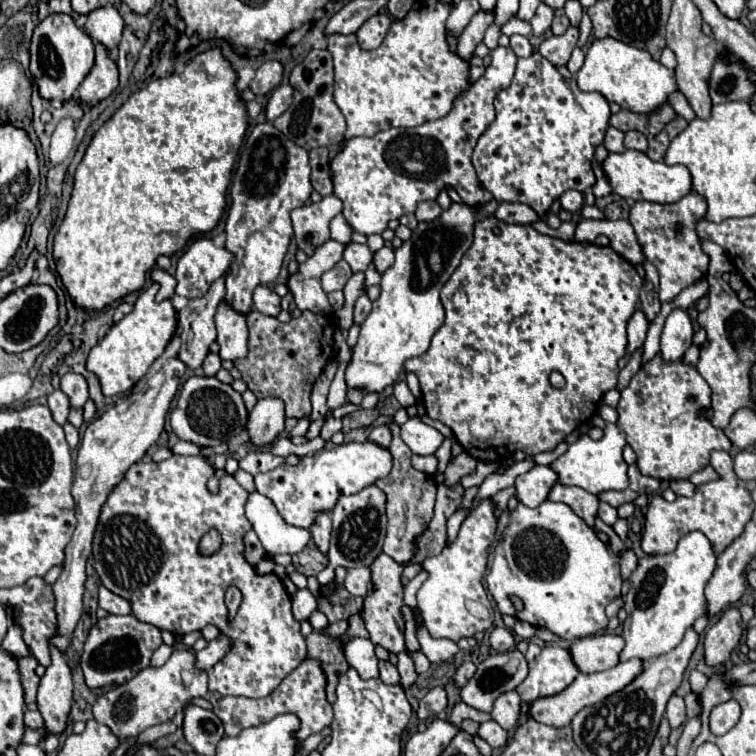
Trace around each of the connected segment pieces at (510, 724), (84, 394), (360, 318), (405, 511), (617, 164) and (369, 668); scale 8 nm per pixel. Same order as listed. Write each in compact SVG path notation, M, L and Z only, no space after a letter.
M508 692L502 694L496 702L494 702L494 710L492 710L492 720L496 720L504 730L514 730L520 718L520 696L516 692Z
M74 372L64 374L60 382L60 390L68 394L72 408L82 408L84 402L88 400L88 384L86 384L86 378L80 374L74 374Z
M360 296L354 306L354 324L362 324L370 314L370 308L372 308L372 302L368 300L368 296Z
M392 426L392 444L390 452L394 456L394 466L388 478L376 480L376 486L380 486L388 494L388 532L384 542L384 552L392 556L398 564L408 564L418 554L416 540L422 536L422 532L428 528L432 514L434 514L434 502L436 502L436 482L424 472L418 472L412 468L410 448L400 438L400 426Z
M626 150L624 154L608 154L602 168L610 178L612 190L622 198L648 200L648 202L658 202L658 204L674 204L692 192L692 176L686 166L680 166L680 164L668 166L664 162L654 162L644 152Z
M354 638L344 646L348 664L360 674L360 678L378 678L378 658L374 654L374 644L368 638Z

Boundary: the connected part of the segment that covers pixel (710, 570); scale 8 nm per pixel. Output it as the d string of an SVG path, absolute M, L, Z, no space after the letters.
M690 532L680 538L678 548L664 556L644 556L638 560L638 568L630 576L630 592L624 596L624 610L628 618L624 622L626 648L620 660L642 658L650 660L676 648L684 632L694 624L698 616L708 610L704 586L716 570L718 556L712 550L710 540L702 532Z

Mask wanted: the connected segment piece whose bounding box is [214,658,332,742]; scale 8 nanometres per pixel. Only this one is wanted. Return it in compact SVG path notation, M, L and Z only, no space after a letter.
M306 658L292 674L288 674L280 682L280 686L270 696L260 698L260 700L238 698L238 696L224 696L222 700L218 700L214 704L214 714L222 720L224 732L228 736L236 736L236 734L240 734L240 730L244 730L248 726L258 726L258 724L264 724L264 722L272 720L274 716L292 712L302 722L300 734L296 734L300 738L300 742L302 742L304 738L324 730L332 722L332 706L326 702L324 688L326 688L326 682L324 682L324 672L320 670L320 664L312 662L310 658Z

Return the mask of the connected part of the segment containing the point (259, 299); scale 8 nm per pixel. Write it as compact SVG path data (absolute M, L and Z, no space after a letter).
M258 286L254 290L254 308L266 316L278 316L282 310L280 296L268 286Z

